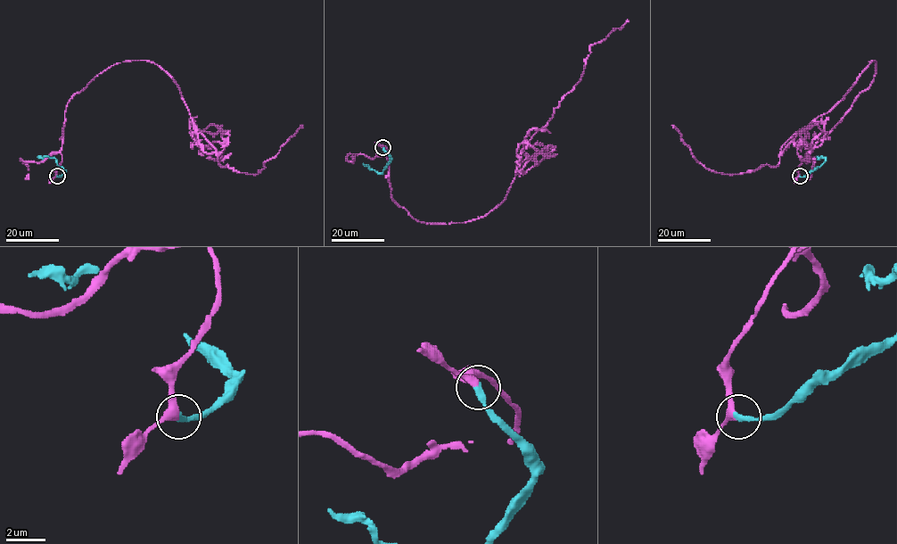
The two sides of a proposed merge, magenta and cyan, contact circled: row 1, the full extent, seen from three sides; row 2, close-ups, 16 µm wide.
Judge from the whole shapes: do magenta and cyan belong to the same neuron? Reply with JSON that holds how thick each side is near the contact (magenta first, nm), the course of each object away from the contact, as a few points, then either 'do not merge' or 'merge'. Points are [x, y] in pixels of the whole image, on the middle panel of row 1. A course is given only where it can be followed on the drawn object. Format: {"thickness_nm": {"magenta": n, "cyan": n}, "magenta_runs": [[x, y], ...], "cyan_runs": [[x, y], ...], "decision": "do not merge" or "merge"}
{"thickness_nm": {"magenta": 320, "cyan": 320}, "magenta_runs": [[383, 148], [391, 198], [419, 221], [486, 215], [506, 194], [528, 141], [580, 80], [589, 47], [629, 20]], "cyan_runs": [[383, 148], [390, 160], [381, 173], [363, 163]], "decision": "merge"}

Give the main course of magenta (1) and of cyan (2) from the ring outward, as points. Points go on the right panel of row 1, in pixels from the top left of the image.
1: (800, 177), (807, 152), (868, 88), (874, 60), (831, 110), (782, 146), (776, 167), (711, 171), (672, 126)
2: (800, 177), (813, 171), (826, 158), (816, 157)

